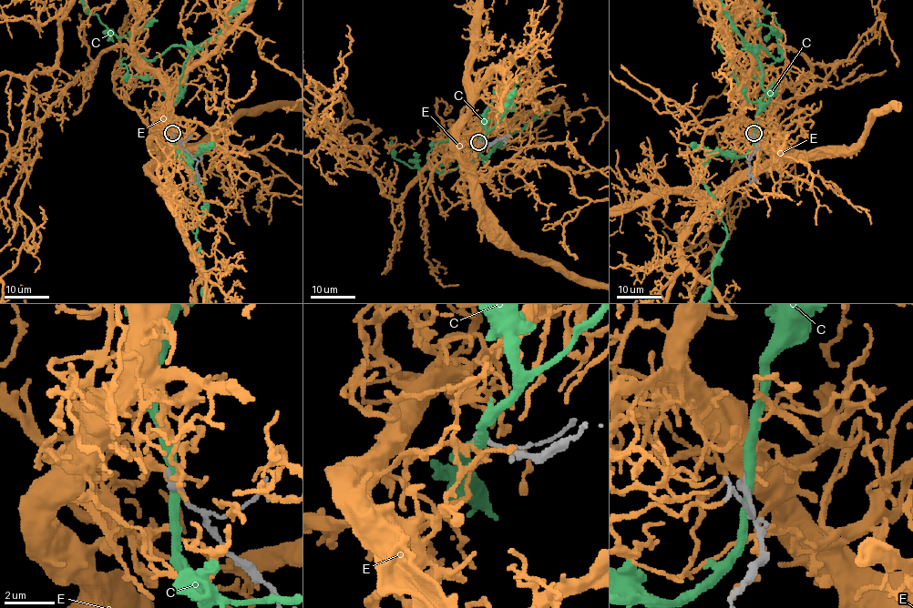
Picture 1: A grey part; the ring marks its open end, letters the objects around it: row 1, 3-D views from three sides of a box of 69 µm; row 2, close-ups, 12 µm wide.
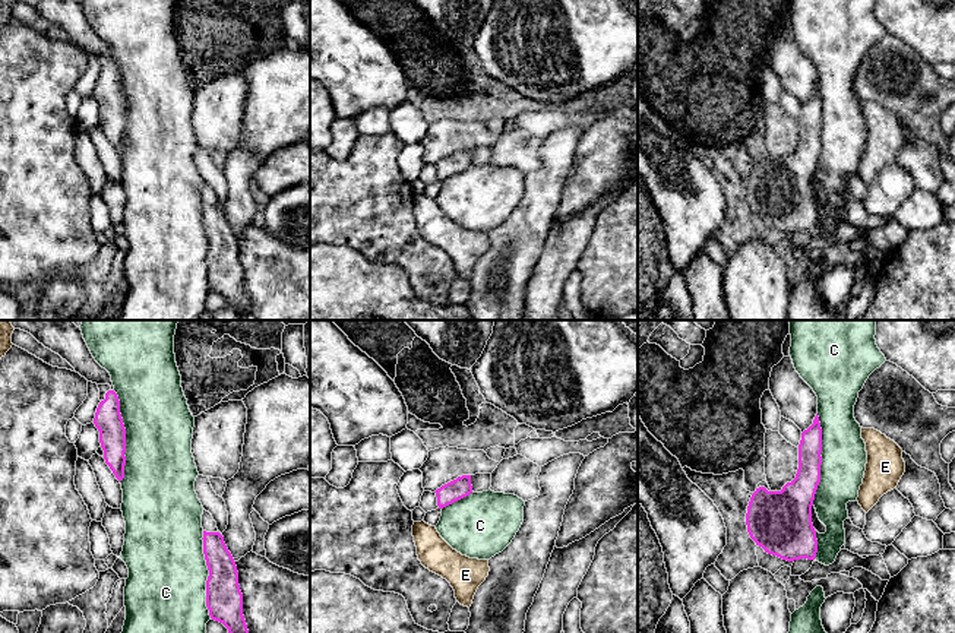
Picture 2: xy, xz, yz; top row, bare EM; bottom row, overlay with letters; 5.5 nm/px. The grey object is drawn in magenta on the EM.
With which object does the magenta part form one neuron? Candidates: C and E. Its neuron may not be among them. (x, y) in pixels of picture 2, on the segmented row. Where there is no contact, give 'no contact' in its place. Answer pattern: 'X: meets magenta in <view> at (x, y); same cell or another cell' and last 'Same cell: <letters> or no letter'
C: meets magenta in yz at (821, 459); another cell
E: no contact; another cell
Same cell: no letter

